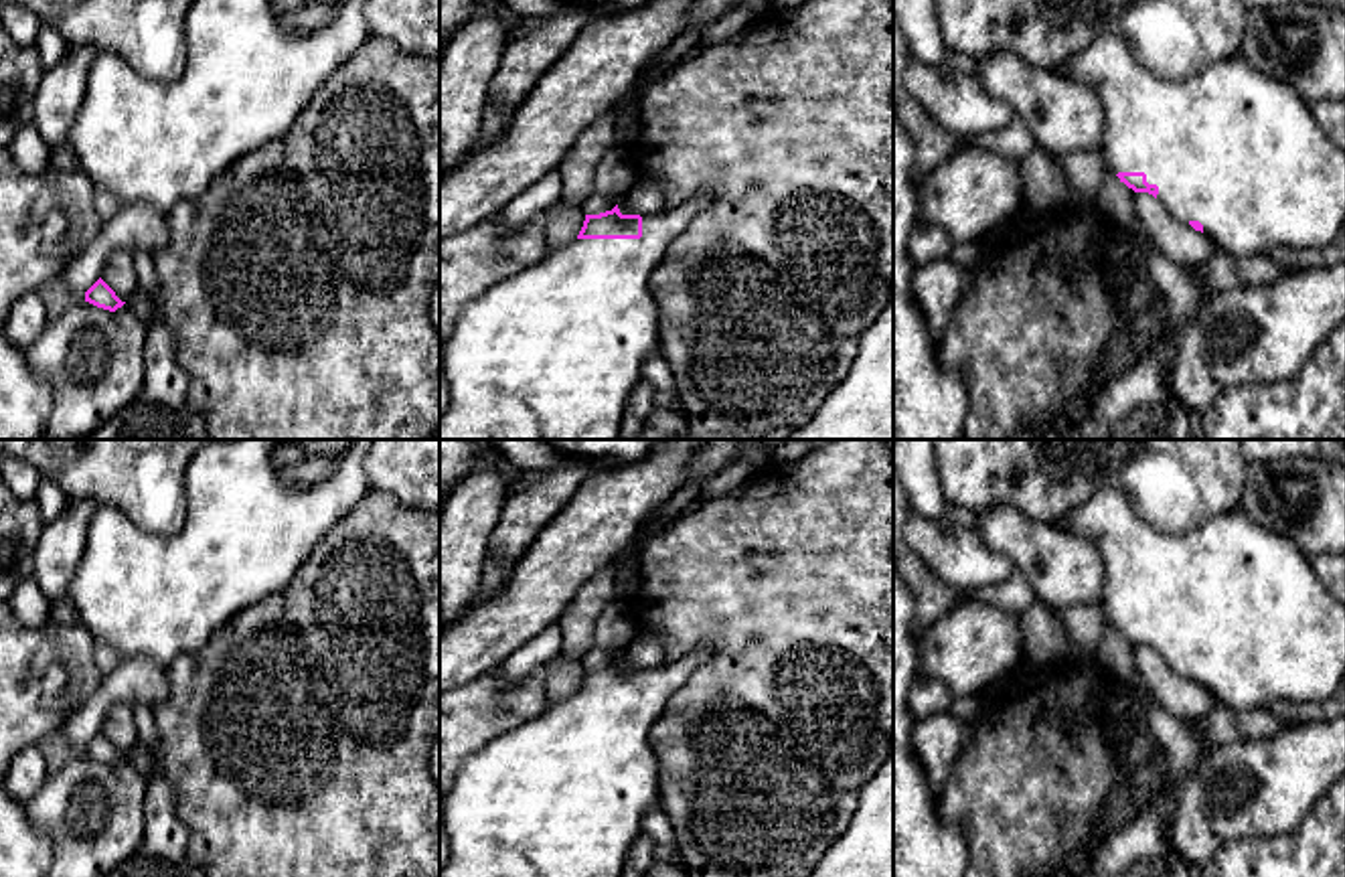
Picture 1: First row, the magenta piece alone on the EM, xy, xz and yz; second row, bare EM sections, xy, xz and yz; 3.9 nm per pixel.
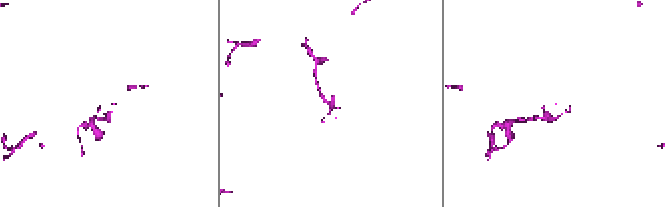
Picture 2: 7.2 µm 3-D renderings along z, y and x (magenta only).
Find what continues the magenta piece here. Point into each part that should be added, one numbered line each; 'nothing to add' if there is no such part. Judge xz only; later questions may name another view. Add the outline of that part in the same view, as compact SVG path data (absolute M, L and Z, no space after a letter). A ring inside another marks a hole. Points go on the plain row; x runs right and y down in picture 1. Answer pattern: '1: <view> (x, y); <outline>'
1: xz (564, 794); M707 648L642 668L640 693L575 693L498 733L444 792L450 857L440 877L622 877L646 810L660 804L650 729L672 693L709 660Z

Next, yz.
1: yz (1240, 606); M1102 488L1055 527L1090 539L1104 565L1104 618L1112 628L1144 626L1159 640L1157 654L1179 676L1199 674L1228 709L1309 703L1337 693L1345 679L1345 604L1319 579L1313 561L1288 537L1252 521L1240 506L1179 535L1149 523L1118 488Z

